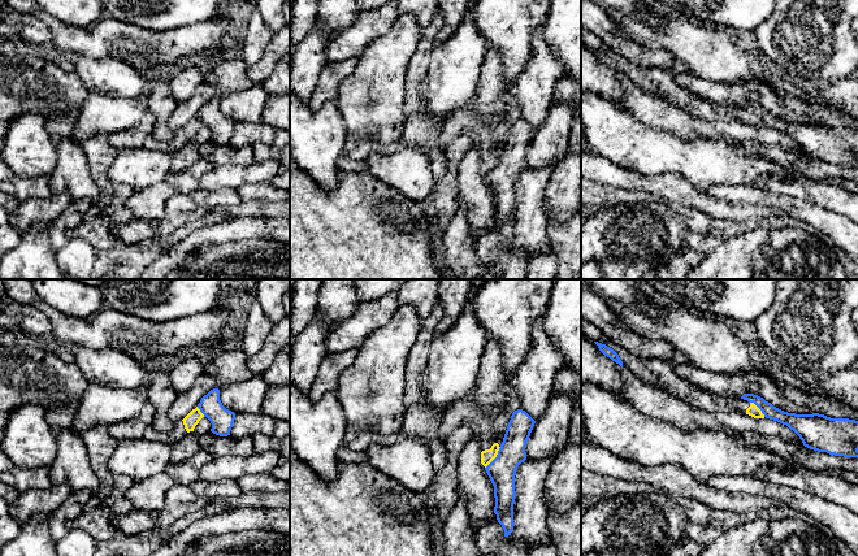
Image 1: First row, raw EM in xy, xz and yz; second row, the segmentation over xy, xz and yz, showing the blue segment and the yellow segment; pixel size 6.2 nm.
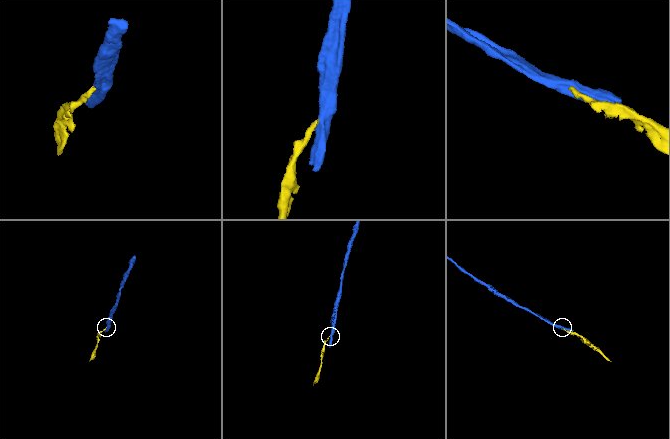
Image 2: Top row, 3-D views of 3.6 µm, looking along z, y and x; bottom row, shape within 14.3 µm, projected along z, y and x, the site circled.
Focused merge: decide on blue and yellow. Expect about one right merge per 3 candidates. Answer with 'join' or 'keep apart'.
keep apart

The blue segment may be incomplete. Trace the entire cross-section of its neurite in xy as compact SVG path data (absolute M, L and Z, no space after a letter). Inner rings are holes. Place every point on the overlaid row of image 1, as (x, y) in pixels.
M213 388L207 395L204 395L198 404L198 408L204 414L204 417L211 421L211 431L213 434L220 436L230 435L235 413L222 405L218 388Z

